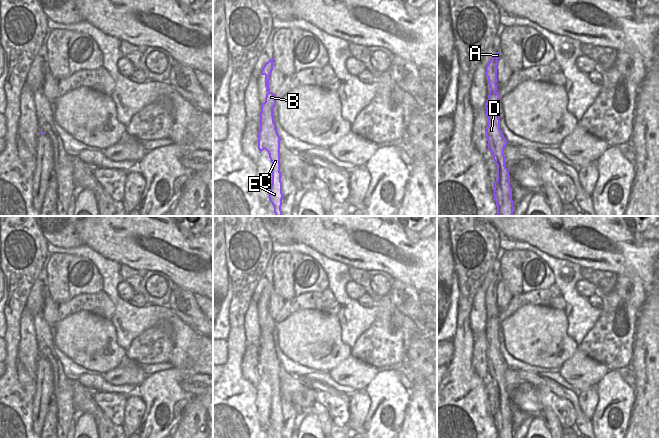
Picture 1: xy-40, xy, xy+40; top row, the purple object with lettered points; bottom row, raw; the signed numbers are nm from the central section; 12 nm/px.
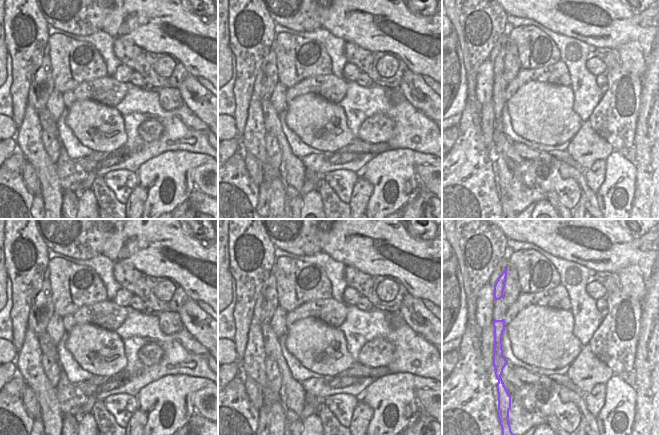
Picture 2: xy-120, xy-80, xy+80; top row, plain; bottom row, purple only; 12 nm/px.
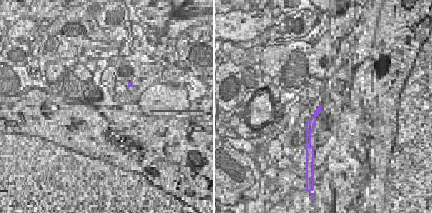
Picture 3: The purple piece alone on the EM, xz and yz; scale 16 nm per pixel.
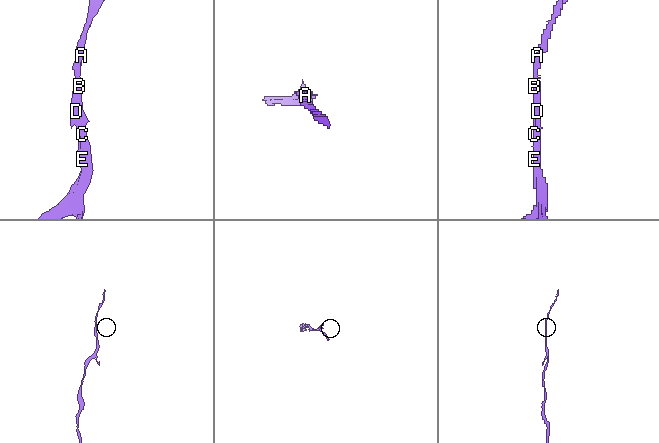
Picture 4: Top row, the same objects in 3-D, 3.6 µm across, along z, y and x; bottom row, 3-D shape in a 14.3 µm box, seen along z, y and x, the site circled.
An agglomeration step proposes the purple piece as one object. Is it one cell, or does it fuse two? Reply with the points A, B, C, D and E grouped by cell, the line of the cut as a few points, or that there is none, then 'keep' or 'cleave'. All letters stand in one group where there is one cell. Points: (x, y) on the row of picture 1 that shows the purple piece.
A B C D E; no cut; keep

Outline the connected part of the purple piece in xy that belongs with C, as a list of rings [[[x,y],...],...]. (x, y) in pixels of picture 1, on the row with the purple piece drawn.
[[[273,58],[265,63],[261,75],[265,76],[265,87],[268,92],[265,102],[261,104],[260,130],[258,132],[258,149],[260,153],[265,149],[272,163],[272,184],[270,186],[269,201],[274,207],[276,216],[282,216],[282,182],[280,172],[280,141],[274,122],[273,108],[276,106],[276,96],[270,91],[269,80],[273,70]]]

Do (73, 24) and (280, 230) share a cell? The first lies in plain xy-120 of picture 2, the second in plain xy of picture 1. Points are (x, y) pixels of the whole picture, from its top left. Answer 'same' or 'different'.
same

